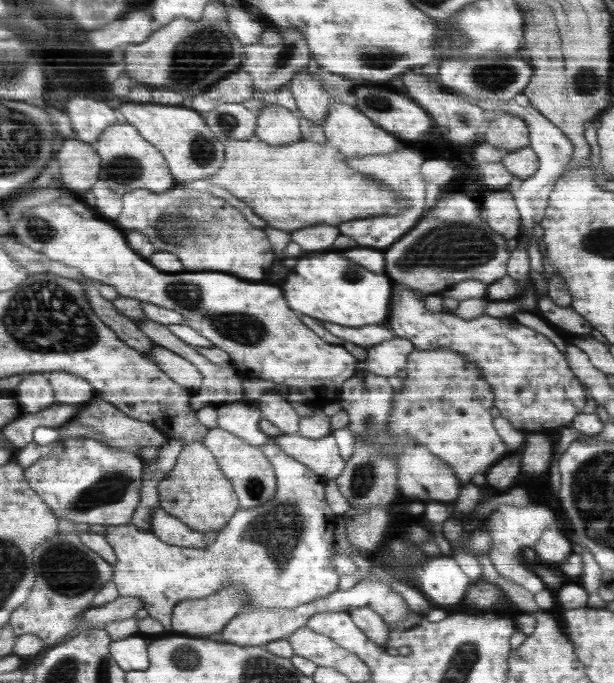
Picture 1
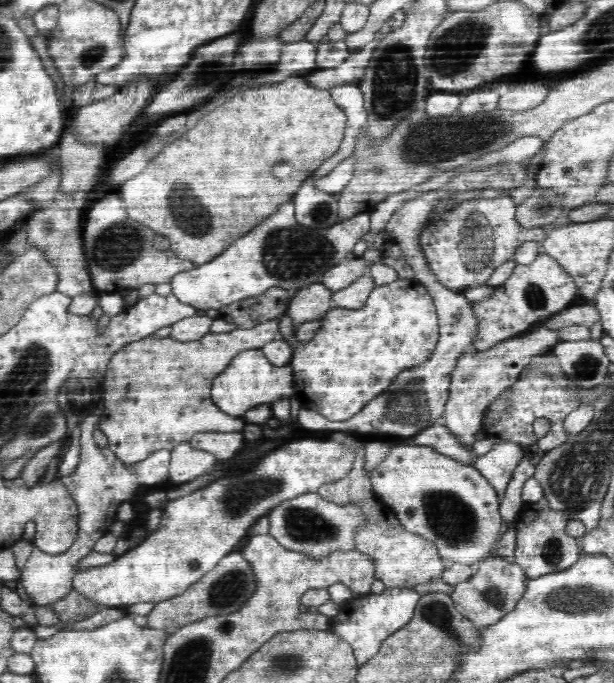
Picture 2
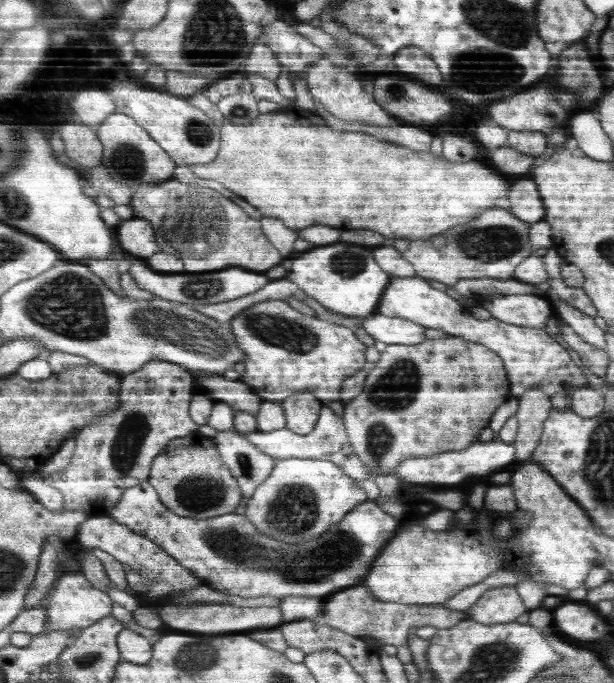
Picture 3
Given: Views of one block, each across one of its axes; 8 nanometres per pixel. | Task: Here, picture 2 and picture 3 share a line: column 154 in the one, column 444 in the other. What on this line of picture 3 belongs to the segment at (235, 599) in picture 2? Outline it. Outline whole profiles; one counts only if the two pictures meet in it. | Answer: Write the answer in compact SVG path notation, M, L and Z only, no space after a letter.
M364 584L342 589L340 593L325 599L323 613L319 622L330 628L338 629L352 636L362 638L364 635L373 637L382 645L396 646L397 657L403 664L413 662L413 651L409 648L408 630L414 626L433 626L436 629L446 629L456 626L468 618L465 611L446 608L444 605L407 605L403 602L382 602L370 594Z

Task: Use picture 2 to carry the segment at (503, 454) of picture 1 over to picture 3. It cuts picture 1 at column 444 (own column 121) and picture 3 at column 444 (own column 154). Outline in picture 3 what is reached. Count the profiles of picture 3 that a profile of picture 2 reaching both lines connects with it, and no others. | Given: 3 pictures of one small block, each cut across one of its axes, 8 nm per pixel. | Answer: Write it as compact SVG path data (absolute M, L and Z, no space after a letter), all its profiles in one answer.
M462 338L423 340L420 344L386 345L380 359L371 365L361 394L344 407L343 418L349 441L367 466L370 479L397 476L402 462L446 451L461 451L476 444L492 415L512 395L504 360L489 347Z

